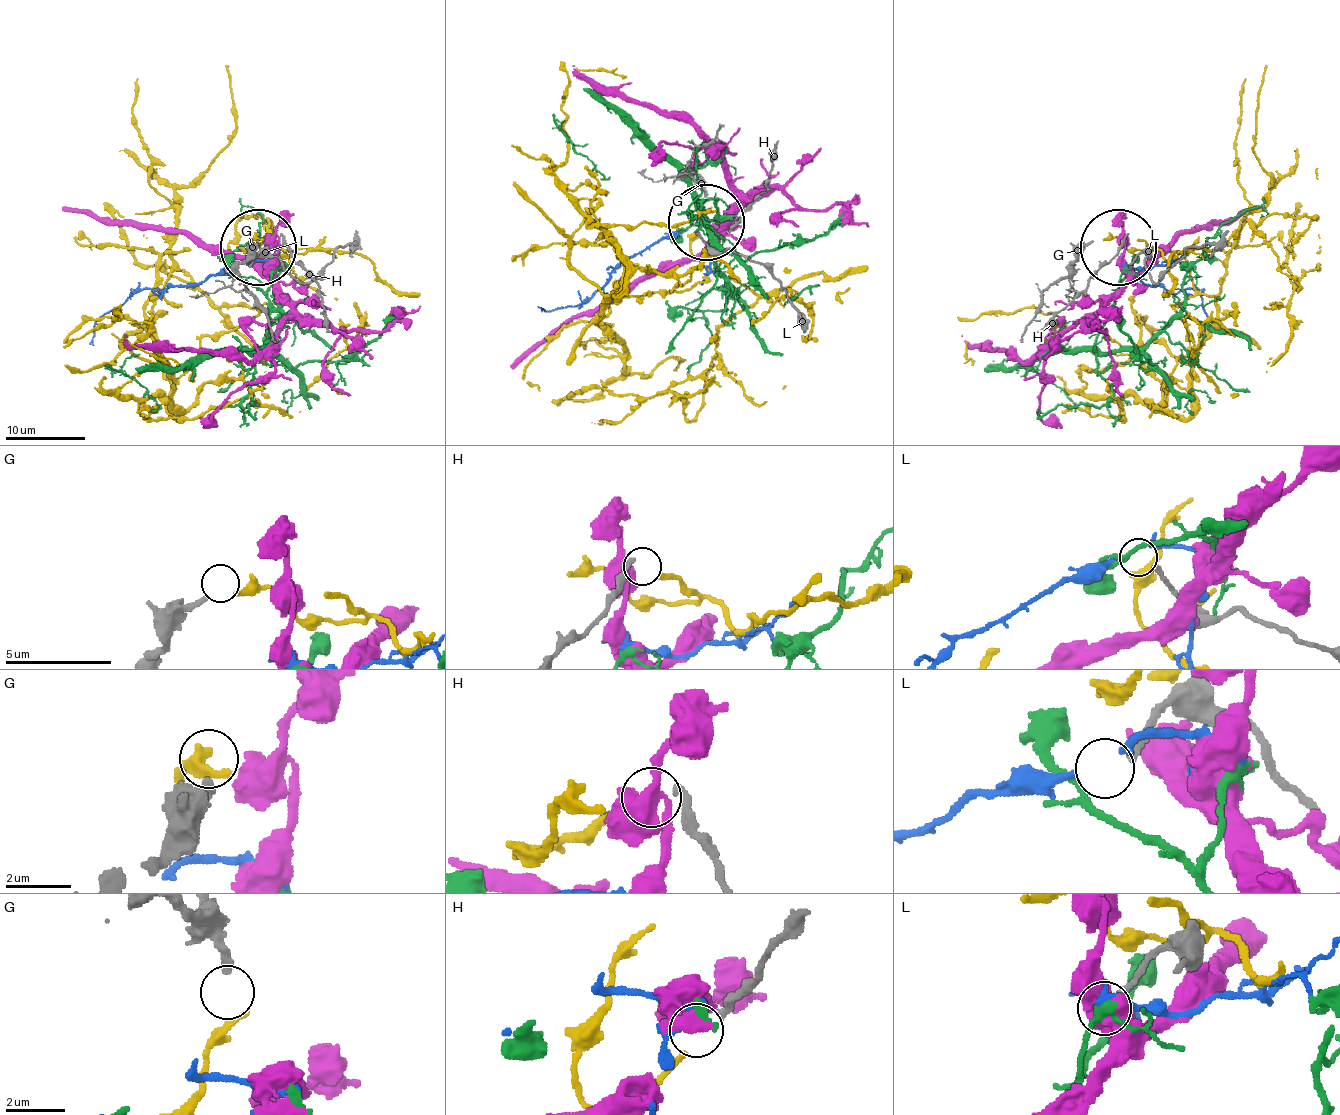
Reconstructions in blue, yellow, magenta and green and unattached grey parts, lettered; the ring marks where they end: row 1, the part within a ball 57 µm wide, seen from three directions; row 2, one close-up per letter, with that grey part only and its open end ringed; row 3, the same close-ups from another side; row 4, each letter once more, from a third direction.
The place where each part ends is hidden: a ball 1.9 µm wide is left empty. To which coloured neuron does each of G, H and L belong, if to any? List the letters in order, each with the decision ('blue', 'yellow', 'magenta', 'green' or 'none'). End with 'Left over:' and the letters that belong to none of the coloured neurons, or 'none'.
G: none
H: yellow
L: none
Left over: G, L

